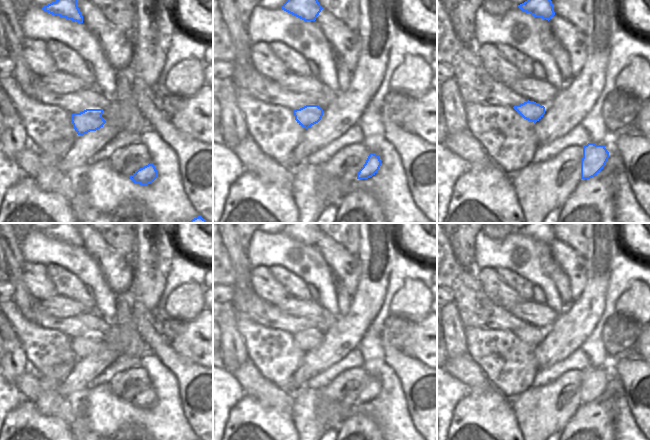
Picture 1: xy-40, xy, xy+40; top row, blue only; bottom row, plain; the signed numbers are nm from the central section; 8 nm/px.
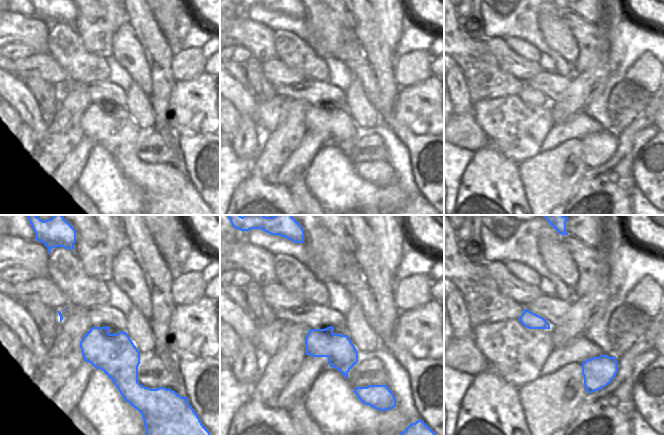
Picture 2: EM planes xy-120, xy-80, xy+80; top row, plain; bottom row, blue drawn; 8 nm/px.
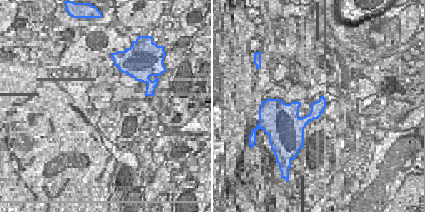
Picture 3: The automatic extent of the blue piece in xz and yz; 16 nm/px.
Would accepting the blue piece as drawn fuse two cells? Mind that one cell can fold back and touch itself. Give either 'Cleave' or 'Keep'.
Keep

